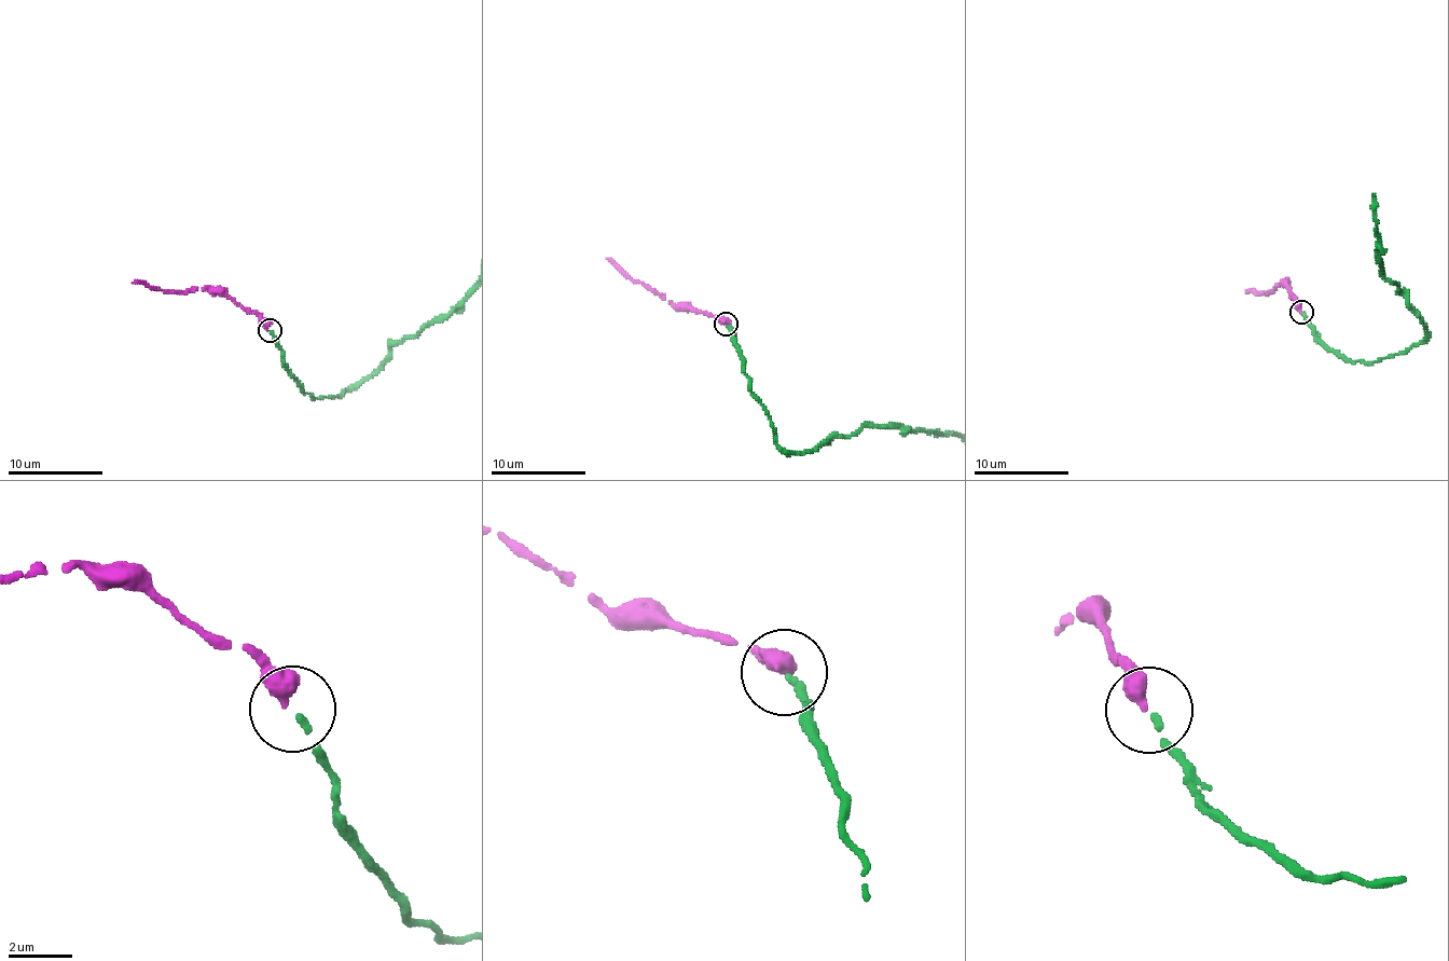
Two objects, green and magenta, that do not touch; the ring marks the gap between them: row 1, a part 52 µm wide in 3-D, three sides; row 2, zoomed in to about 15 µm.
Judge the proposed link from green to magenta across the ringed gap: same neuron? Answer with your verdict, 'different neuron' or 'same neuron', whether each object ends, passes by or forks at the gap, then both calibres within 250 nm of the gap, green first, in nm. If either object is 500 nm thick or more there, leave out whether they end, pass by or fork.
same neuron; 190 nm thick on the green side, 550 nm on the other

